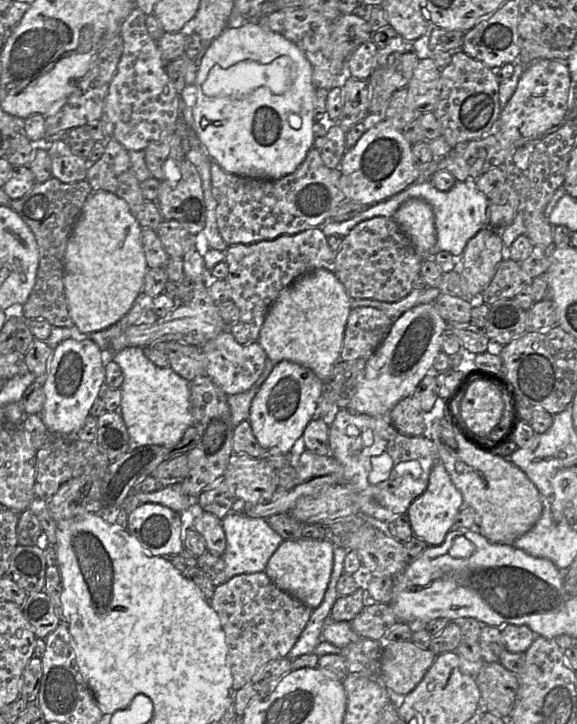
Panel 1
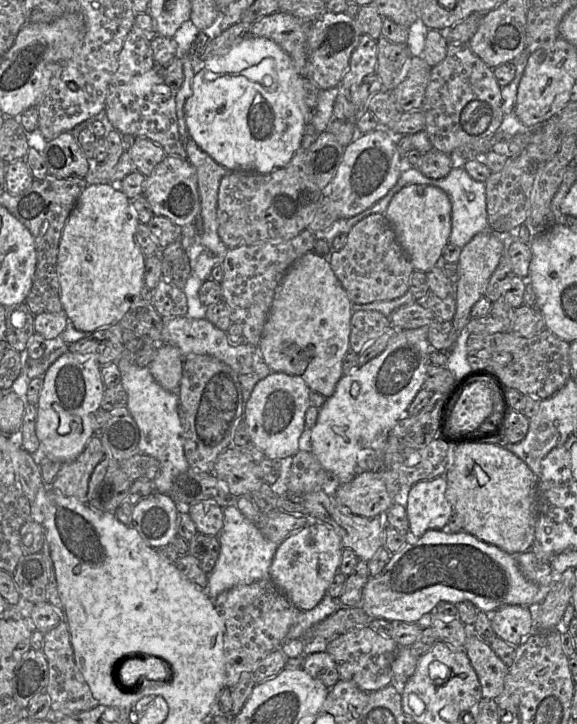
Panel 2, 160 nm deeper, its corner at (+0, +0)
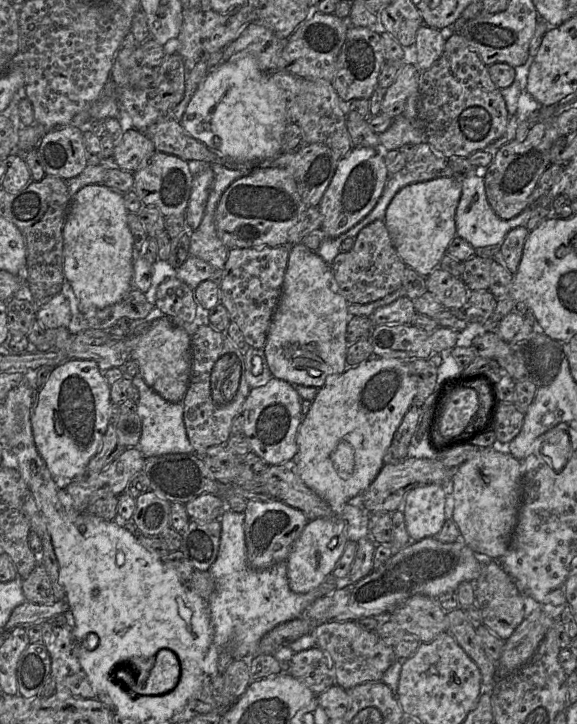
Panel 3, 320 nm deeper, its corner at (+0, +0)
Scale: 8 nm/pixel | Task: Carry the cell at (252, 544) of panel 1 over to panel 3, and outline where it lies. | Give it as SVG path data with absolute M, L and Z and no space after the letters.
M226 509L219 518L221 535L218 555L210 571L215 588L209 597L213 643L218 651L226 649L235 660L248 661L255 657L261 638L274 627L302 617L306 608L322 597L318 588L305 594L291 591L287 565L279 562L264 570L254 570L247 564L244 534L244 513Z

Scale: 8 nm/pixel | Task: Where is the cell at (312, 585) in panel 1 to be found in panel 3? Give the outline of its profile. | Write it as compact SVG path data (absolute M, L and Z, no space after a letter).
M340 517L316 518L308 521L300 536L294 542L286 559L289 588L297 594L305 594L318 588L333 572L348 542L346 523Z

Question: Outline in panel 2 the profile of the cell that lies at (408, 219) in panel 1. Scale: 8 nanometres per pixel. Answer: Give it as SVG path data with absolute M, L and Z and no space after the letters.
M411 184L392 198L385 216L414 270L427 273L436 266L451 233L452 205L449 196L432 185Z

